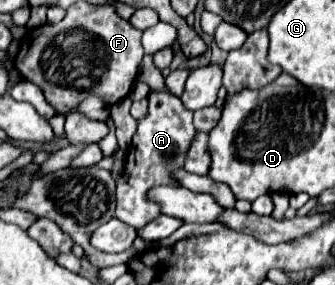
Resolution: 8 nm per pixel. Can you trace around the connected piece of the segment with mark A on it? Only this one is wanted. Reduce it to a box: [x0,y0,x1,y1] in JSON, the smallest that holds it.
[115,92,193,228]

